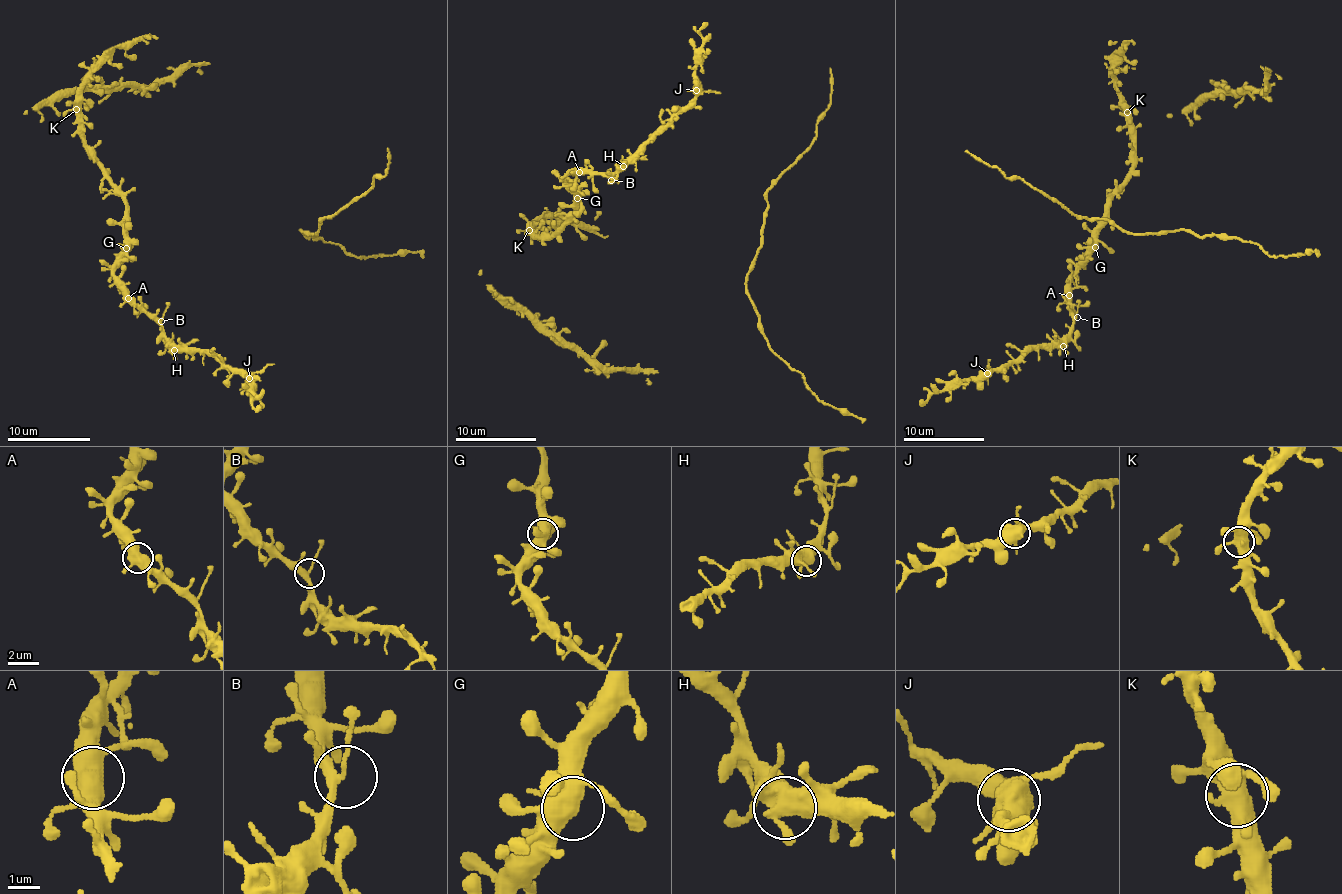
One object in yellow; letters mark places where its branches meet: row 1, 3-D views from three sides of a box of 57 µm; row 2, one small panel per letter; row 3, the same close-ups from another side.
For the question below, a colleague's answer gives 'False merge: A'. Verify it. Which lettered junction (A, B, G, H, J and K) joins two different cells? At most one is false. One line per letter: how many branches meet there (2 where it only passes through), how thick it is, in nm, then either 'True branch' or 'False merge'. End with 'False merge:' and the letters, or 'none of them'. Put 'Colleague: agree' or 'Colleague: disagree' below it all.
A: Branches: 4. Thickness 550 nm. True branch
B: Branches: 3. Thickness 240 nm. True branch
G: Branches: 4. Thickness 500 nm. True branch
H: Branches: 4. Thickness 550 nm. True branch
J: Branches: 4. Thickness 700 nm. True branch
K: Branches: 4. Thickness 480 nm. True branch
False merge: none of them
Colleague: disagree

